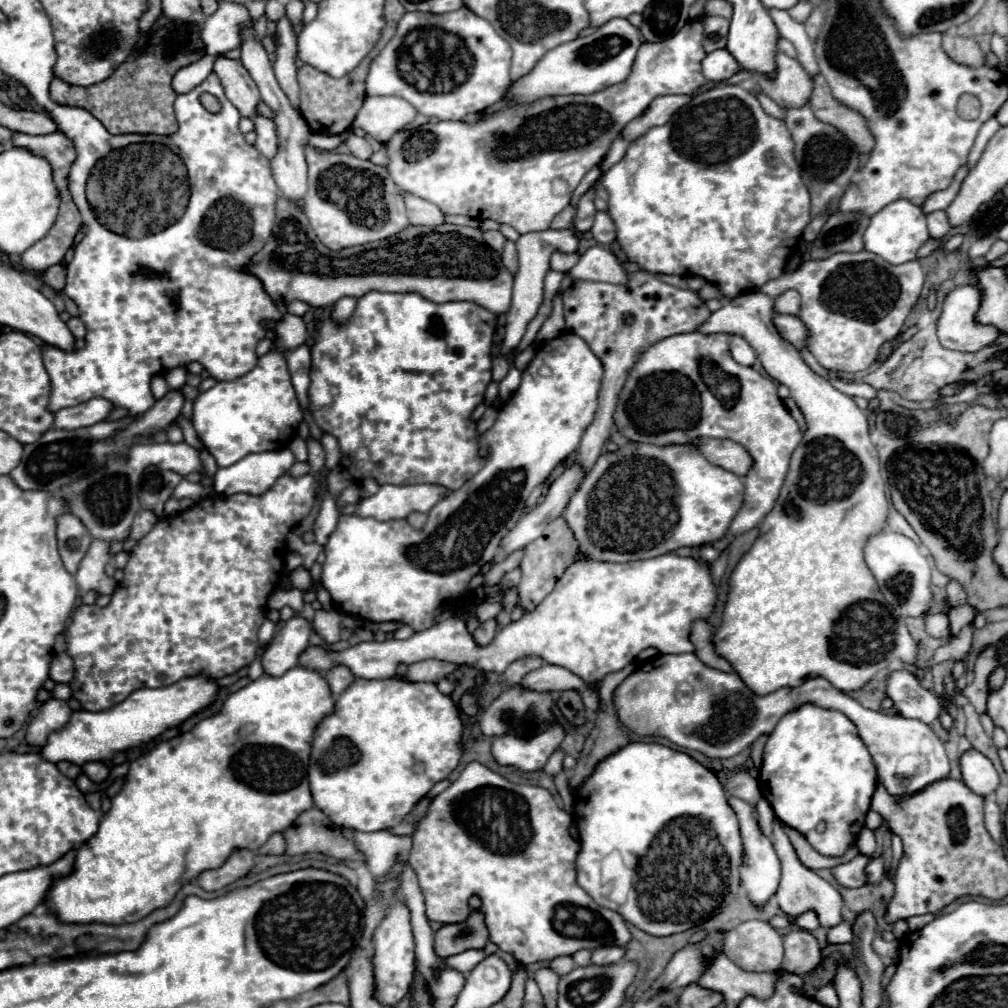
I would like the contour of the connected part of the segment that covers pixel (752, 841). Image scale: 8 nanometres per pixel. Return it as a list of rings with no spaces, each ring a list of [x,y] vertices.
[[[728,798],[732,810],[736,812],[738,816],[738,822],[740,822],[740,836],[742,836],[742,846],[744,846],[744,856],[742,856],[742,864],[740,864],[740,880],[742,880],[742,886],[746,888],[748,892],[748,900],[762,908],[776,892],[778,888],[778,882],[780,882],[780,860],[772,848],[772,842],[760,832],[758,828],[758,818],[756,818],[756,808],[750,806],[748,802],[740,800],[740,798]]]

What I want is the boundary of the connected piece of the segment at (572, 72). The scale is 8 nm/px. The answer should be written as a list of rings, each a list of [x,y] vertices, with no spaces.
[[[626,18],[610,20],[608,24],[600,26],[594,34],[570,40],[560,44],[524,80],[518,80],[510,86],[508,94],[512,96],[512,104],[520,100],[536,100],[536,96],[558,96],[558,94],[592,94],[604,90],[612,84],[626,80],[632,72],[632,64],[636,60],[636,52],[642,44],[640,30],[632,26]]]

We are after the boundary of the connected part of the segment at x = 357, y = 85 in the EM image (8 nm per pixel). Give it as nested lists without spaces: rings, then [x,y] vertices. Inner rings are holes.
[[[370,56],[366,60],[362,60],[348,76],[336,80],[308,64],[304,64],[298,70],[298,82],[300,82],[300,114],[304,116],[304,120],[308,122],[310,130],[314,134],[324,132],[324,134],[342,134],[344,130],[348,130],[354,122],[354,116],[366,96],[364,92],[364,80],[368,74],[368,64],[370,64]]]

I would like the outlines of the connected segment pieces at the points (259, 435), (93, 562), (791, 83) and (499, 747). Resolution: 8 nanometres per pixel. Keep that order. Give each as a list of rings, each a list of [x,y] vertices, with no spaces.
[[[284,312],[284,324],[280,324],[280,328],[272,324],[272,328],[278,334],[276,352],[260,356],[252,372],[232,382],[216,382],[214,388],[202,392],[194,400],[194,430],[218,466],[230,466],[254,452],[288,448],[302,422],[302,410],[282,350],[292,350],[306,342],[306,324],[300,316]]]
[[[92,540],[92,546],[88,548],[86,556],[80,562],[78,572],[74,574],[76,584],[82,592],[96,592],[96,594],[112,594],[116,590],[114,578],[108,578],[104,574],[104,566],[112,560],[108,556],[108,544],[100,544],[100,540]]]
[[[776,52],[776,72],[774,76],[758,74],[758,86],[762,92],[772,98],[782,108],[798,108],[800,104],[806,104],[812,94],[812,78],[800,68],[798,60]]]
[[[552,722],[532,738],[520,738],[516,734],[496,736],[492,740],[492,754],[498,764],[518,768],[520,772],[536,772],[544,768],[550,754],[560,746],[562,738],[562,724]]]

